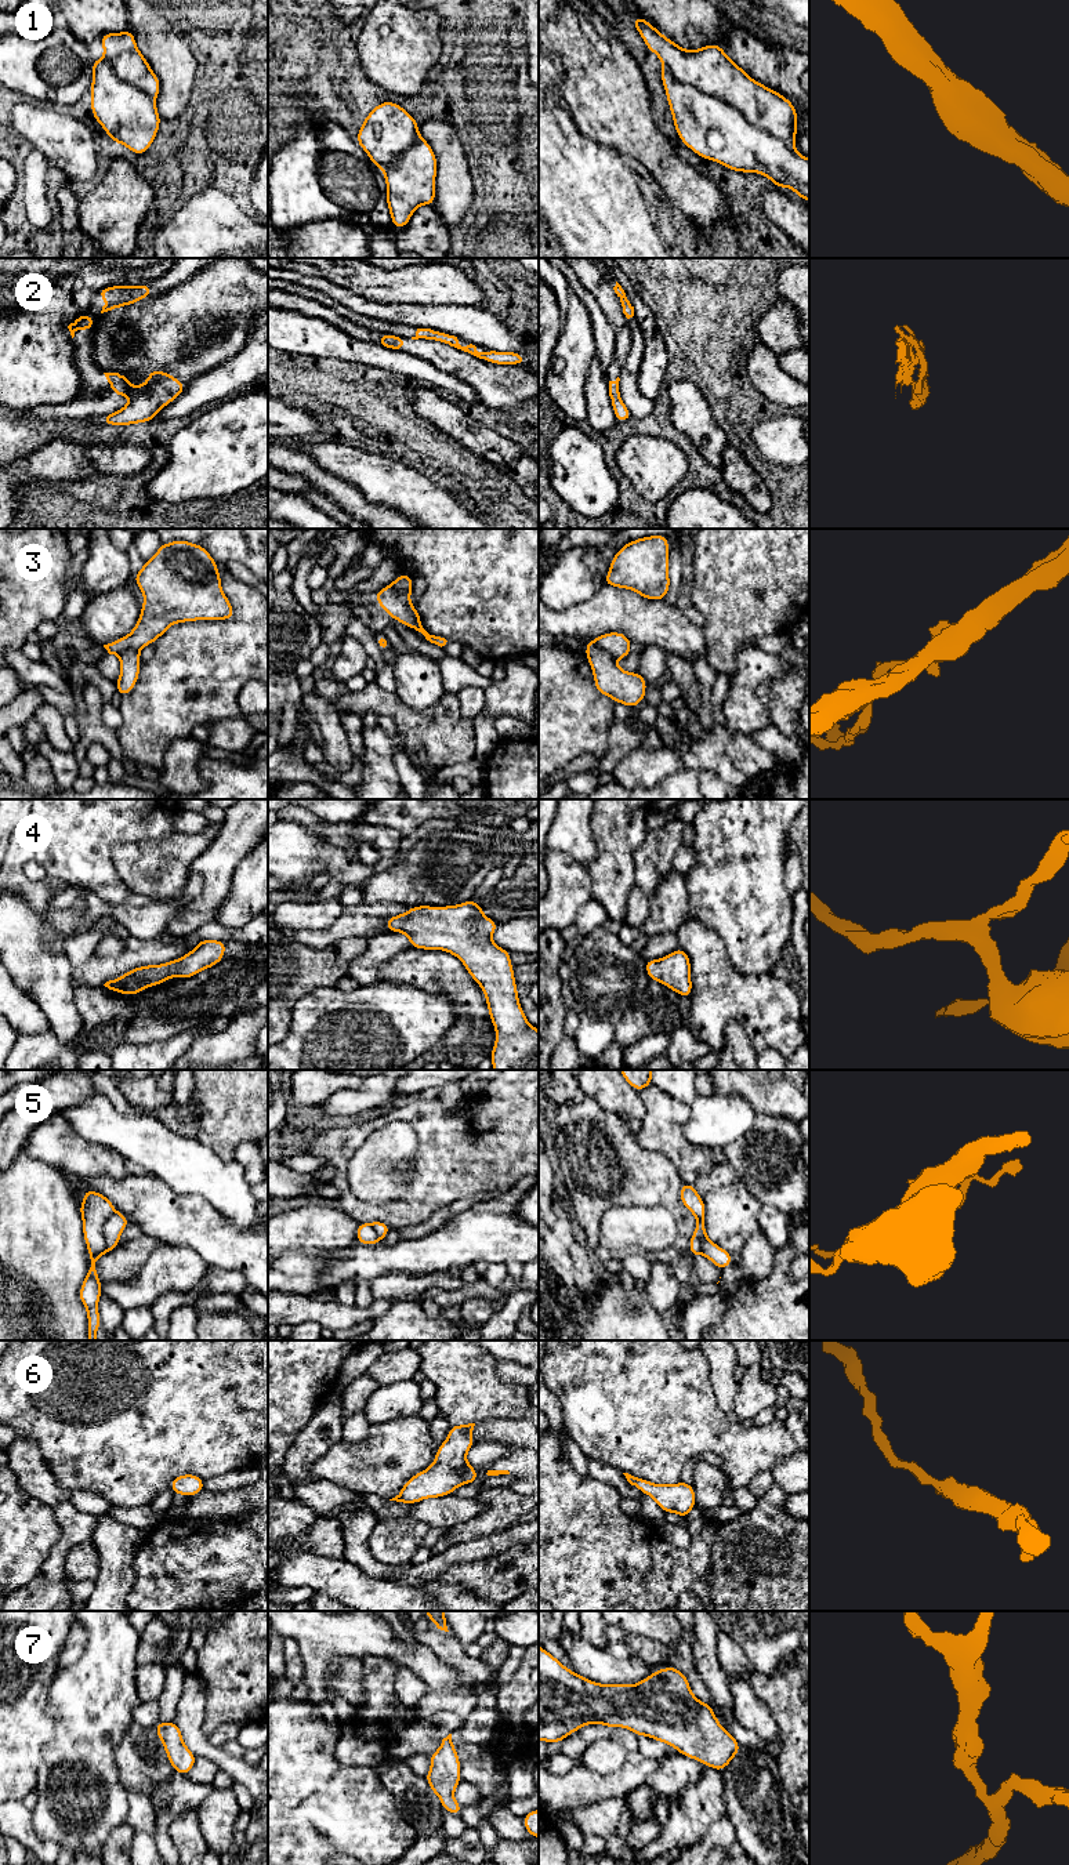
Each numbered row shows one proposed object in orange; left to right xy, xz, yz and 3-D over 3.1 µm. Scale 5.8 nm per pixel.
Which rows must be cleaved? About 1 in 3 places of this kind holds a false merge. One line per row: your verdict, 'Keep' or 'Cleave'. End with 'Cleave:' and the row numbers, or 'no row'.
1: Cleave
2: Cleave
3: Cleave
4: Keep
5: Cleave
6: Keep
7: Keep
Cleave: 1, 2, 3, 5

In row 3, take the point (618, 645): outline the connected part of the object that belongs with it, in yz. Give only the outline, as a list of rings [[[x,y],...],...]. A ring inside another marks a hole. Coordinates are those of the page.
[[[606,632],[593,641],[613,658],[624,658],[631,653],[631,641],[623,632]]]

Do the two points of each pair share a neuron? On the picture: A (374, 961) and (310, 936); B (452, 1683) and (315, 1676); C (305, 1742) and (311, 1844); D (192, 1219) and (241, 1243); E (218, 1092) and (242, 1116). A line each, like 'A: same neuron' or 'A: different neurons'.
A: different neurons
B: same neuron
C: same neuron
D: same neuron
E: same neuron

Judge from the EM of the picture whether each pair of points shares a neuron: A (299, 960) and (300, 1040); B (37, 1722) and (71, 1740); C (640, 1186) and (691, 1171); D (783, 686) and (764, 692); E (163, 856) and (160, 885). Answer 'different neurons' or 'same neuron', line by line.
A: different neurons
B: different neurons
C: different neurons
D: different neurons
E: same neuron

